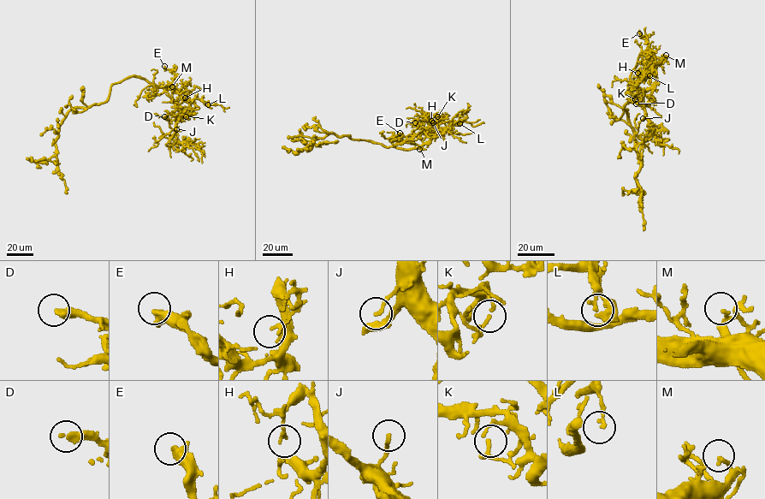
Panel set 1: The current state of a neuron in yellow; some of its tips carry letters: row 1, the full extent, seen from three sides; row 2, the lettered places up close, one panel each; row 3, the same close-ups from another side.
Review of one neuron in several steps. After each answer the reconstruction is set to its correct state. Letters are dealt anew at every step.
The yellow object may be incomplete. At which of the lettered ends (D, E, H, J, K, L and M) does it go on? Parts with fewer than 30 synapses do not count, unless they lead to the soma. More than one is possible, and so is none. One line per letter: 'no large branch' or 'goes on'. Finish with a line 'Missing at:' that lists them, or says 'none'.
D: no large branch
E: goes on
H: no large branch
J: no large branch
K: no large branch
L: no large branch
M: goes on
Missing at: E, M

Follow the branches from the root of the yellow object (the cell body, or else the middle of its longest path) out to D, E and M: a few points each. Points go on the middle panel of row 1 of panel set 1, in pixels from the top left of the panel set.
D: (366, 140), (386, 146), (415, 149), (427, 142), (436, 133), (441, 133), (430, 121), (419, 125), (415, 122)
E: (366, 140), (401, 149), (415, 149), (423, 143), (417, 136), (404, 136), (400, 133)
M: (366, 140), (386, 146), (405, 149), (420, 146), (419, 149)

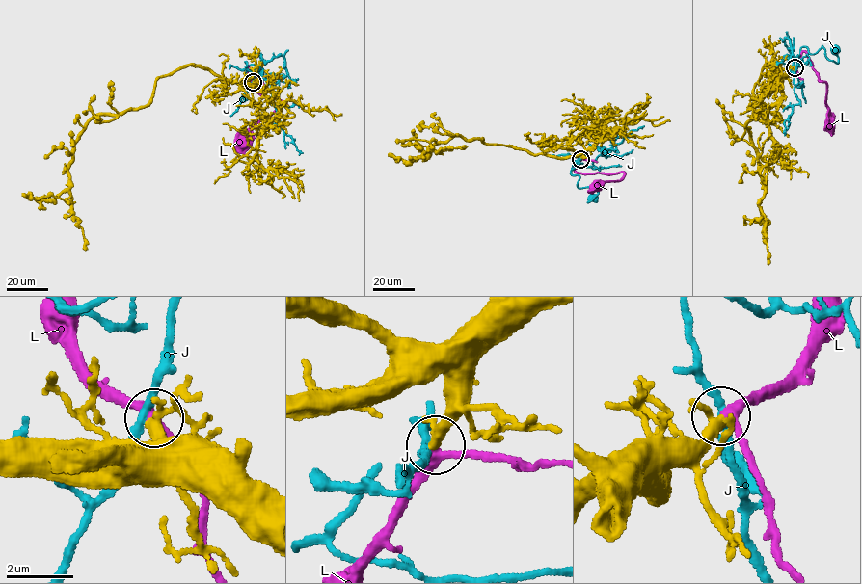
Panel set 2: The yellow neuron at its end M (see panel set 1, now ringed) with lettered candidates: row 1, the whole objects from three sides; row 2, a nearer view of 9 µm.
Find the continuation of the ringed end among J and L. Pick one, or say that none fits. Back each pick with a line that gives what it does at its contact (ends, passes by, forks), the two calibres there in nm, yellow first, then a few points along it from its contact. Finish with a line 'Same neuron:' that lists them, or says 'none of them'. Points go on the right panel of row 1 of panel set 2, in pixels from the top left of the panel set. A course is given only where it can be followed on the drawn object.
L: It passes by. Thickness 280 nm (yellow) against 280 nm. Its course: (794, 67), (800, 64), (804, 51), (819, 80), (826, 85), (824, 102), (827, 107), (826, 125), (829, 126)
Same neuron: L

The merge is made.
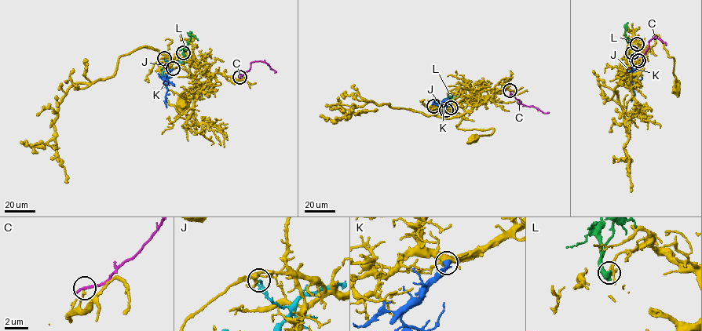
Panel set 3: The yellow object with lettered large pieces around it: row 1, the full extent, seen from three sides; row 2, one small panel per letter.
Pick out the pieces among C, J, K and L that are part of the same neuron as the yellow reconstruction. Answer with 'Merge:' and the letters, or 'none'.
Merge: K

